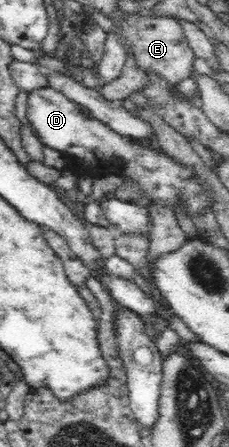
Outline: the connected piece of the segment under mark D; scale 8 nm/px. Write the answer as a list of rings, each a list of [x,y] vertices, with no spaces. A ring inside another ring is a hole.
[[[34,88],[27,93],[28,108],[27,118],[40,136],[40,141],[59,150],[65,157],[75,156],[77,165],[79,160],[85,164],[83,173],[91,173],[93,176],[110,172],[119,174],[126,179],[137,180],[141,187],[150,194],[150,200],[164,200],[172,208],[176,204],[176,196],[182,198],[186,210],[190,216],[198,216],[204,212],[204,206],[210,206],[208,196],[204,194],[204,188],[196,182],[190,168],[176,164],[172,158],[164,156],[162,152],[156,152],[152,148],[144,148],[140,144],[132,144],[128,138],[122,138],[121,134],[113,130],[101,120],[87,117],[79,106],[66,98],[61,92],[50,88]]]

